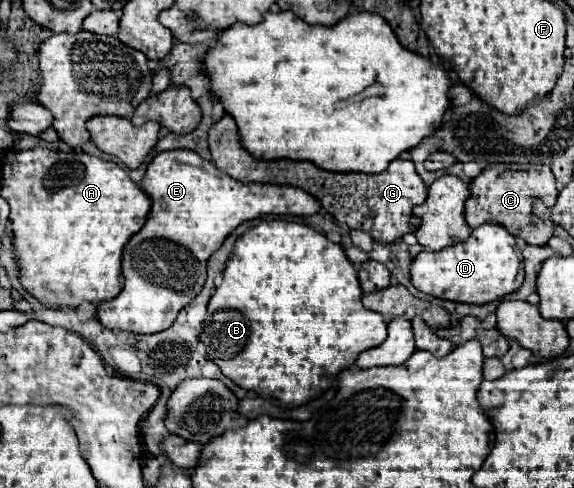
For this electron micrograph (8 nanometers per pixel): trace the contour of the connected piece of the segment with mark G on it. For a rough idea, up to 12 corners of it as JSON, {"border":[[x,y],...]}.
{"border":[[223,116],[215,166],[241,184],[309,192],[341,224],[391,244],[415,232],[427,188],[411,160],[381,174],[257,160]]}

